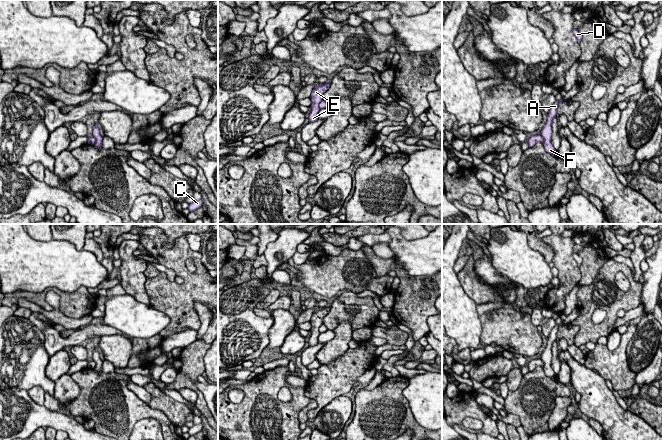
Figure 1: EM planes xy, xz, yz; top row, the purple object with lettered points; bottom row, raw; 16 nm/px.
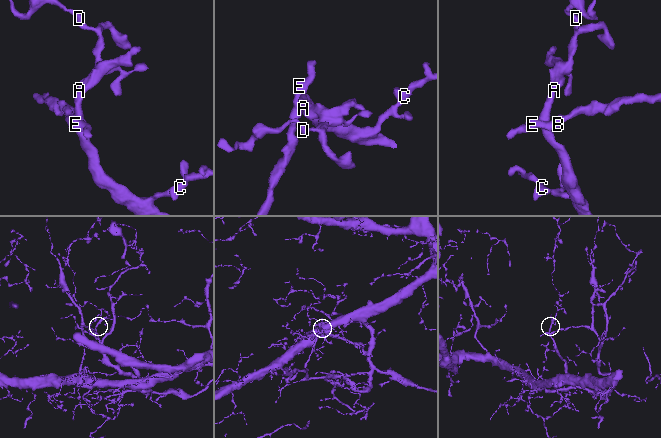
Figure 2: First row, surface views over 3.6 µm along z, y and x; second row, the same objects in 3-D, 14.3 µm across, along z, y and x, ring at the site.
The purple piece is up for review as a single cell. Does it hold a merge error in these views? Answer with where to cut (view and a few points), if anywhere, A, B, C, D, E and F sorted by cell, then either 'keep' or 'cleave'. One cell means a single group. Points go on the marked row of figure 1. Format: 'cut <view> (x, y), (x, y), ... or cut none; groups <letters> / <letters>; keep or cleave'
cut yz (540, 134), (543, 142); groups A C D F / B E; cleave

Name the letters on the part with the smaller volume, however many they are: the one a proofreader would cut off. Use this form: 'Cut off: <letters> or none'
Cut off: B, E

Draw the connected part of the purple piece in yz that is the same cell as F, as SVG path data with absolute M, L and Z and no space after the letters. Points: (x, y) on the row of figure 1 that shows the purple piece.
M561 98L559 101L555 101L554 104L552 105L548 117L547 117L547 122L545 123L542 131L541 131L541 136L544 139L543 145L549 154L552 156L557 156L556 149L554 148L553 144L551 143L551 137L552 137L552 123L553 119L557 115L557 108L560 103L563 102L563 99Z

